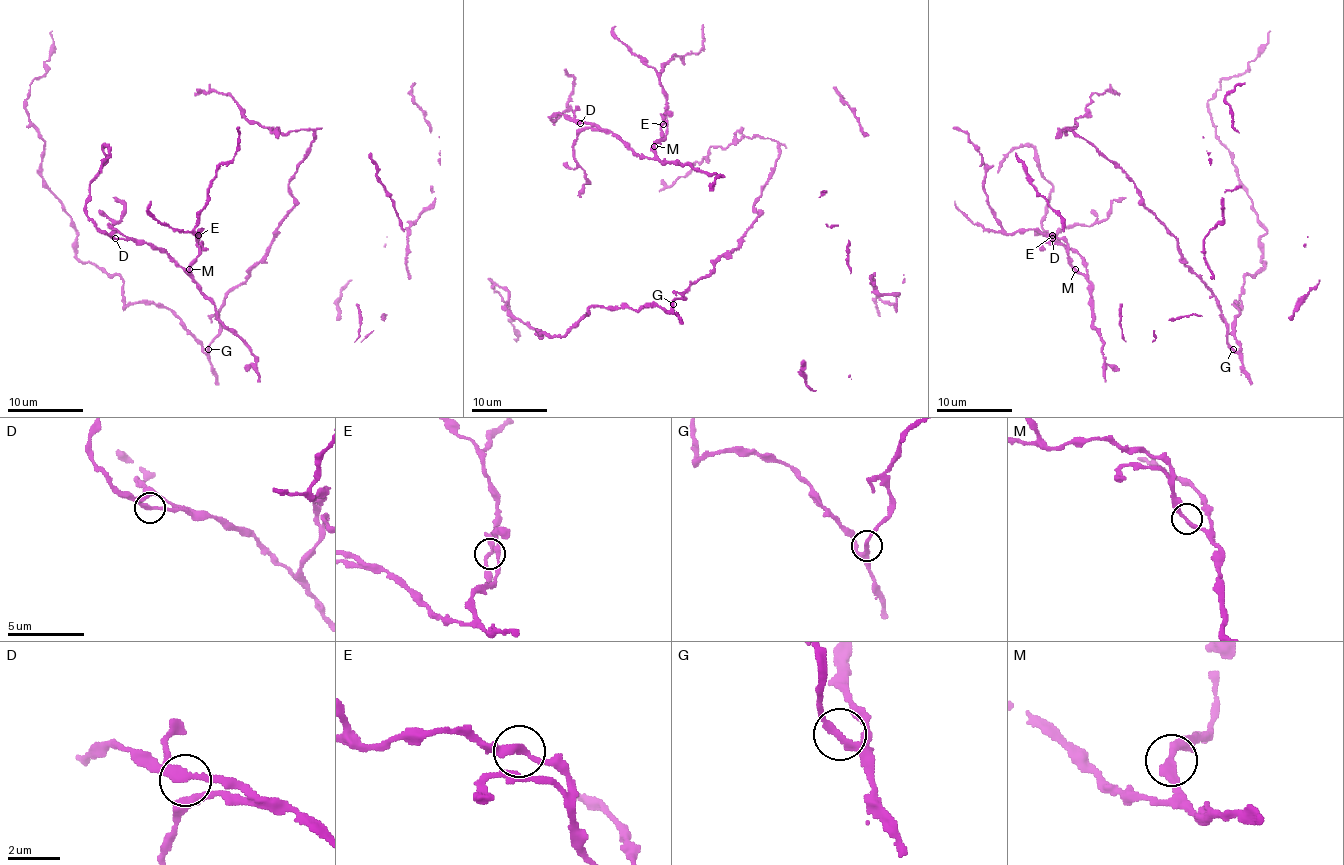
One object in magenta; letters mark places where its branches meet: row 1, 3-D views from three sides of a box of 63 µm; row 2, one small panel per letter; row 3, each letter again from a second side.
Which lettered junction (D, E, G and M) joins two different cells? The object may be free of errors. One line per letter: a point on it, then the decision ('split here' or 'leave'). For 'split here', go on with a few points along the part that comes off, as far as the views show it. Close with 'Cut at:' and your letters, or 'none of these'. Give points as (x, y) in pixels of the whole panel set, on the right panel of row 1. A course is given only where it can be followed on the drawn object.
D: place (1052, 238); leave
E: place (1052, 235); leave
G: place (1233, 349); leave
M: place (1075, 269); leave
Cut at: none of these

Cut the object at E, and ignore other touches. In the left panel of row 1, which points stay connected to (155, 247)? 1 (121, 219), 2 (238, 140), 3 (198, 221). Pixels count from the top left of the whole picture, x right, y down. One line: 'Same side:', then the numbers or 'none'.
Same side: 1

